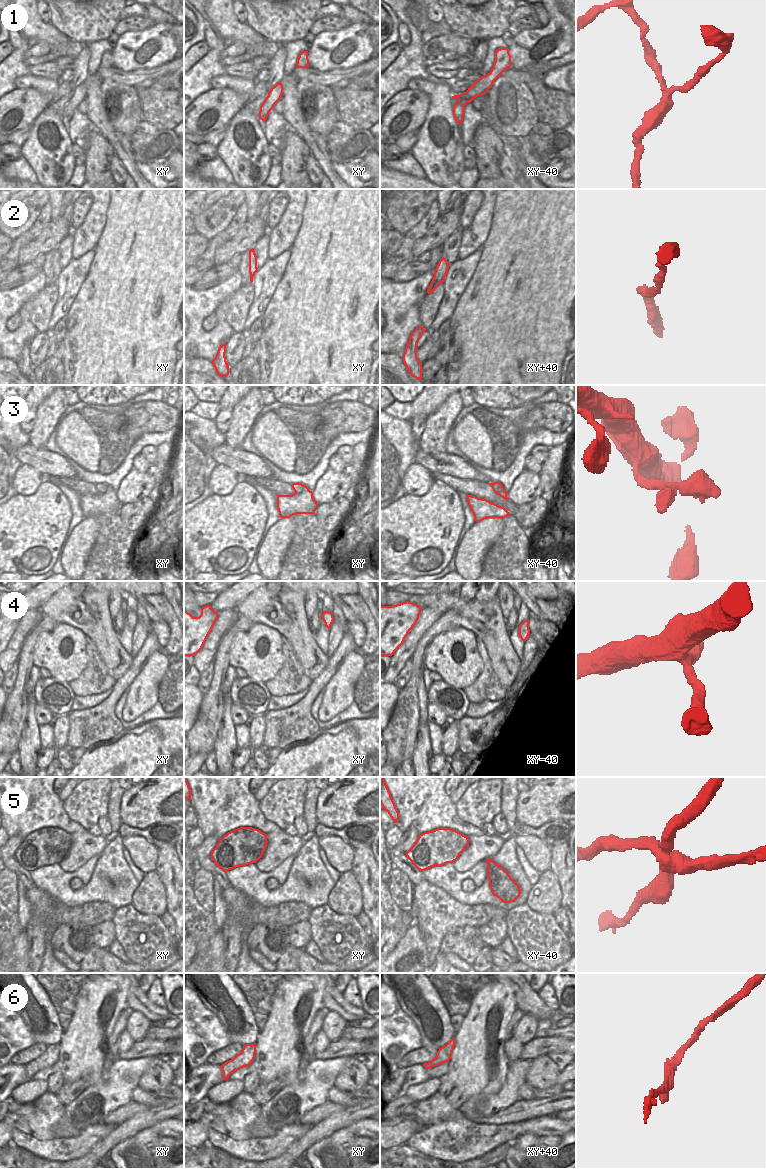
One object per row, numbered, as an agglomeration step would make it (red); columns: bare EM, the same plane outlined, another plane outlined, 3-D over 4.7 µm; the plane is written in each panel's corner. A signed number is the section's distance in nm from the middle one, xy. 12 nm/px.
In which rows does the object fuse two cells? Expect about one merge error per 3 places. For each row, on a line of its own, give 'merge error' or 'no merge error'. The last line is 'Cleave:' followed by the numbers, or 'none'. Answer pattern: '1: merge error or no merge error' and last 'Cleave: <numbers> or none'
1: no merge error
2: no merge error
3: no merge error
4: no merge error
5: merge error
6: merge error
Cleave: 5, 6

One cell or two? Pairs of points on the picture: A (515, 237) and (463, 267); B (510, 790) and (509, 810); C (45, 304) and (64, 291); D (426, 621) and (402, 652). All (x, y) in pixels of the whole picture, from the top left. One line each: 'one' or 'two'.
A: two
B: one
C: two
D: one

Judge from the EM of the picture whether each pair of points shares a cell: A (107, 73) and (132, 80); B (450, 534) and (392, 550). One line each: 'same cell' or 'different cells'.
A: same cell
B: same cell

